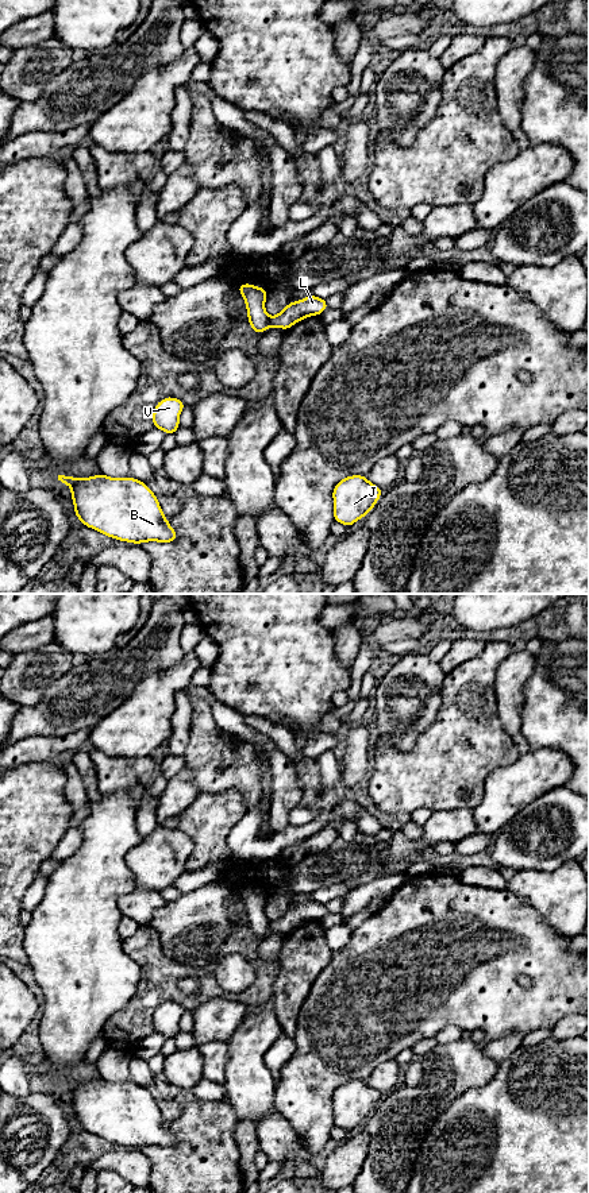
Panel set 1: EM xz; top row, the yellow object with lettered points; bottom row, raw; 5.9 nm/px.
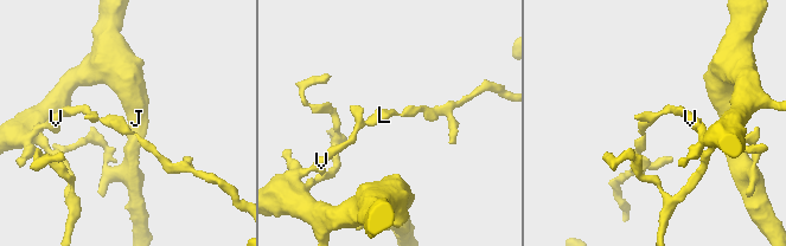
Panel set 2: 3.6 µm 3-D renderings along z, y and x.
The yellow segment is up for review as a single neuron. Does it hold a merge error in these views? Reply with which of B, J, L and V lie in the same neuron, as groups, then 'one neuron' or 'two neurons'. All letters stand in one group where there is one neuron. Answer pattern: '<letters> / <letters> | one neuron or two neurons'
B J V / L | two neurons

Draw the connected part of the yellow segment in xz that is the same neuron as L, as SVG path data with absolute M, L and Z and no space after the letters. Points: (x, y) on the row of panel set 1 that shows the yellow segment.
M311 294L300 301L288 302L277 316L270 317L270 325L288 331L305 317L319 316L327 308L327 300Z

